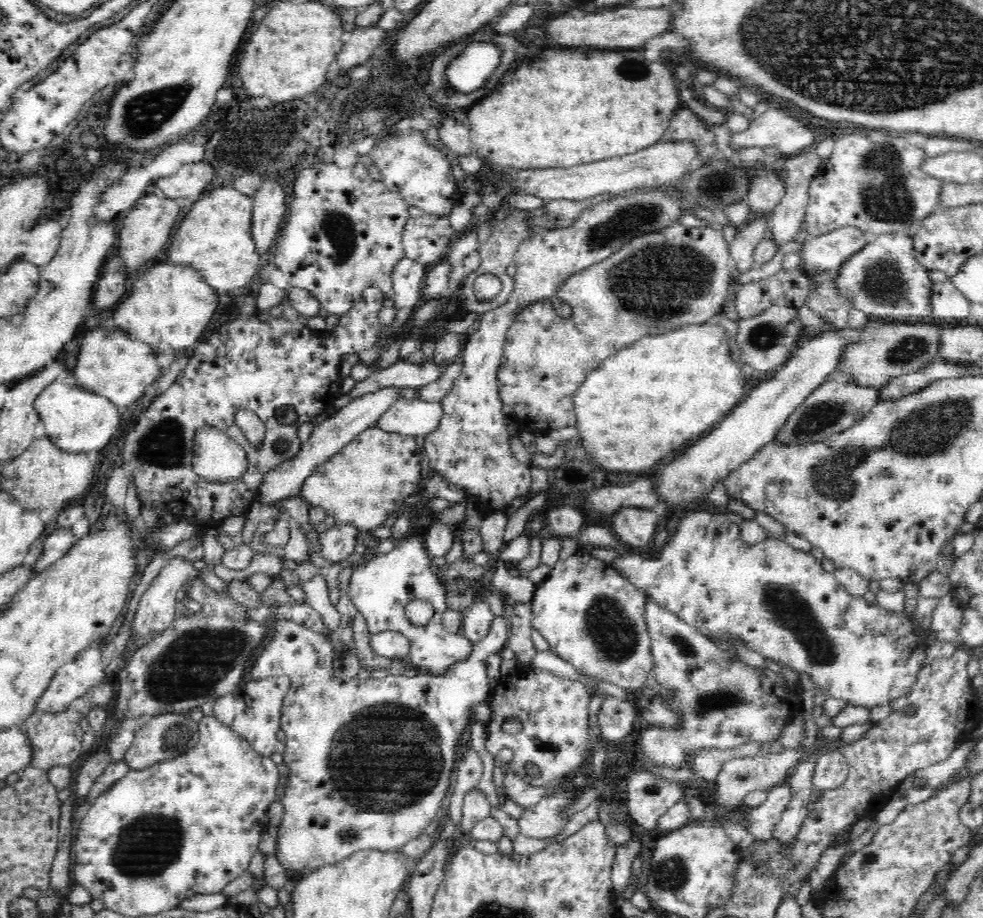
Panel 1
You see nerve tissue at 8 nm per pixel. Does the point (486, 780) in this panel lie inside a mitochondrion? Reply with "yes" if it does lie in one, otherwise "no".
no

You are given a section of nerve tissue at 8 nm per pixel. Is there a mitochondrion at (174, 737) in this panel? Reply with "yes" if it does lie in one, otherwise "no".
yes

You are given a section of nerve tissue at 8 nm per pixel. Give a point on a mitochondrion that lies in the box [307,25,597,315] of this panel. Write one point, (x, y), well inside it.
(332, 228)

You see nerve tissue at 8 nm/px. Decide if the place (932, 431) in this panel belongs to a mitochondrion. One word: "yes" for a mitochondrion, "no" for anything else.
yes

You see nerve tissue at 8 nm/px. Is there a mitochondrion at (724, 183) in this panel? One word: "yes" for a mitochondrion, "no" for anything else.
yes

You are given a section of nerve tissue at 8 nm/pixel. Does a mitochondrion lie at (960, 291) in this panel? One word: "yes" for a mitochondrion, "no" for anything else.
no

